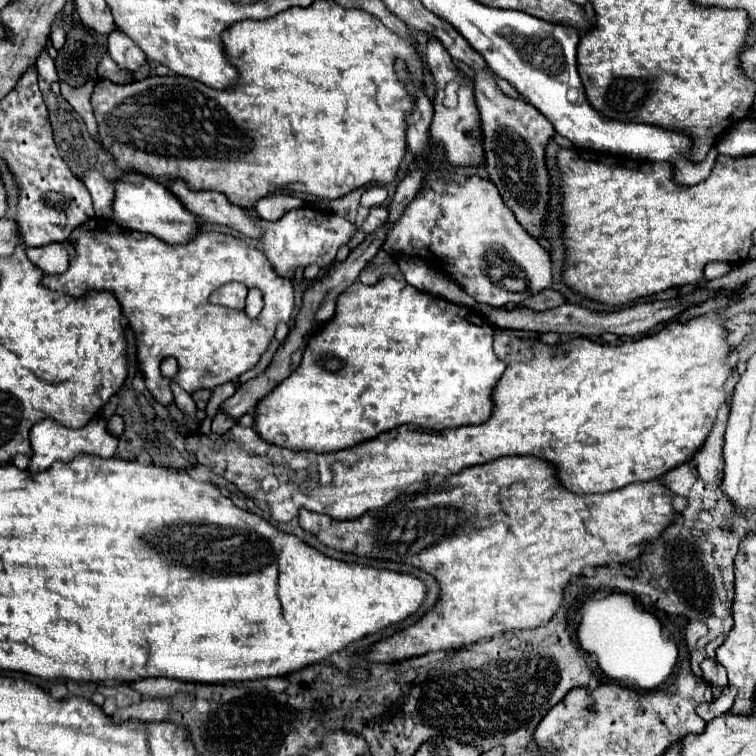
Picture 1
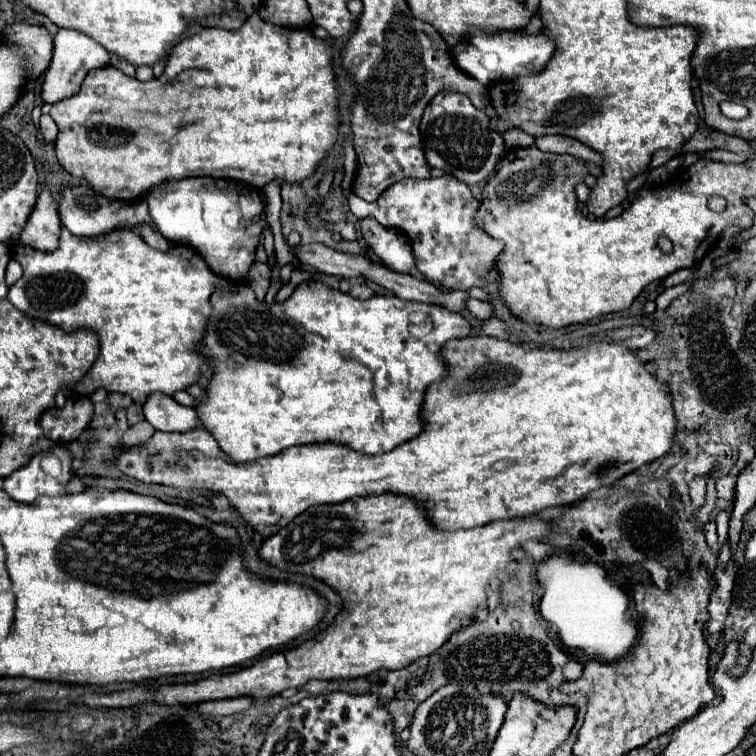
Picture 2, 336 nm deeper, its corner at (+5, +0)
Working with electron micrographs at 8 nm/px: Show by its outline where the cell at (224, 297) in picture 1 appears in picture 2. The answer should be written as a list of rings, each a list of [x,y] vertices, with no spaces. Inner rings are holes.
[[[305,281],[299,283],[293,295],[285,303],[273,303],[267,305],[265,301],[259,303],[255,299],[255,293],[249,285],[239,285],[235,293],[231,291],[215,291],[211,295],[211,305],[213,305],[213,319],[209,321],[207,335],[205,335],[205,355],[209,355],[213,363],[213,377],[209,381],[209,391],[207,391],[207,401],[195,403],[197,415],[205,429],[217,439],[217,443],[223,447],[223,451],[237,463],[247,463],[259,457],[267,455],[277,455],[287,447],[293,445],[309,445],[309,443],[325,443],[325,441],[335,441],[349,445],[351,449],[359,453],[385,453],[413,437],[417,437],[423,431],[423,401],[425,401],[425,391],[431,383],[441,381],[449,375],[447,361],[441,353],[443,345],[451,339],[463,339],[469,335],[471,325],[461,313],[451,313],[445,307],[437,305],[425,305],[425,303],[415,303],[415,301],[401,301],[395,295],[381,295],[381,297],[371,297],[367,301],[355,299],[349,293],[343,293],[339,289],[331,289],[325,283],[319,281]]]

